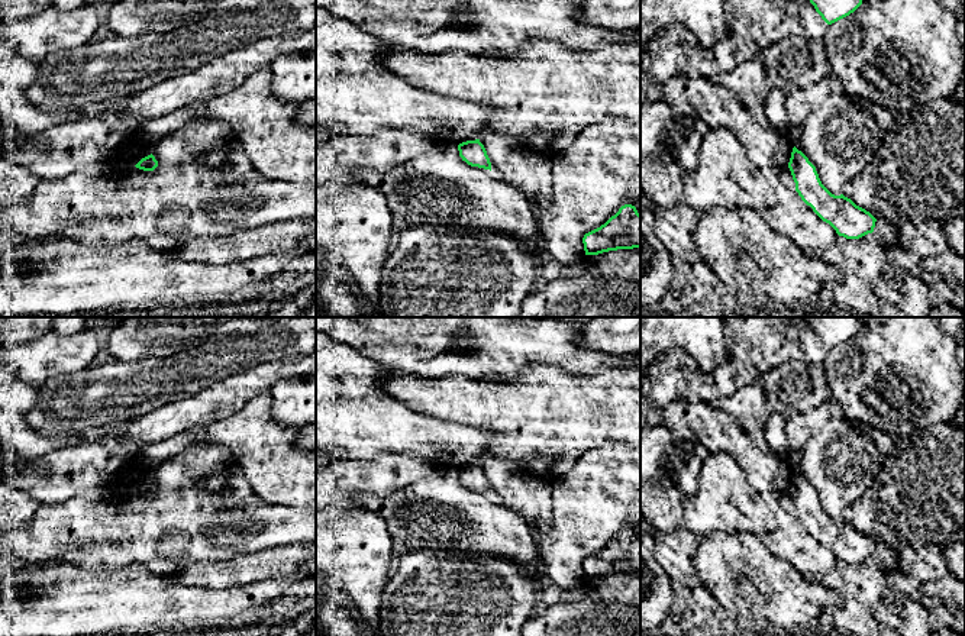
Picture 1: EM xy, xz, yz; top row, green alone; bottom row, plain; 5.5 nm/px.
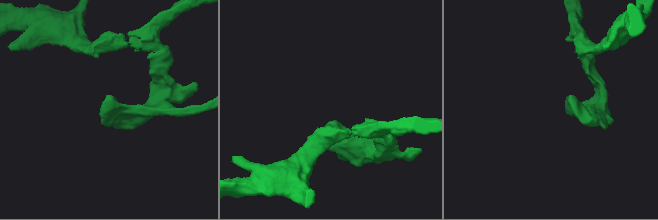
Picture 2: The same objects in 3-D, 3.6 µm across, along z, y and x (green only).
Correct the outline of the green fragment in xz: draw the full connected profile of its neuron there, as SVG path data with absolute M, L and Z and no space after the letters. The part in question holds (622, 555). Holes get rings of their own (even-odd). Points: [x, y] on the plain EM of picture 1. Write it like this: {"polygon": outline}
{"polygon": "M624 529L604 549L582 562L585 579L598 579L617 574L640 572L640 539Z"}

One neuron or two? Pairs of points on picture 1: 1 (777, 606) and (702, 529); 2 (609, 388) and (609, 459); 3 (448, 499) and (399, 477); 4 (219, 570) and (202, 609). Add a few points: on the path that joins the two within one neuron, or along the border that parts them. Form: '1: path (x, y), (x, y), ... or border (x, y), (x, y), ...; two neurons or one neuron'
1: border (742, 530), (712, 532), (700, 538); two neurons
2: border (625, 444), (610, 444), (587, 449), (578, 459); two neurons
3: border (436, 468), (431, 474), (381, 497); two neurons
4: border (177, 580), (189, 586), (210, 588), (244, 586); two neurons

